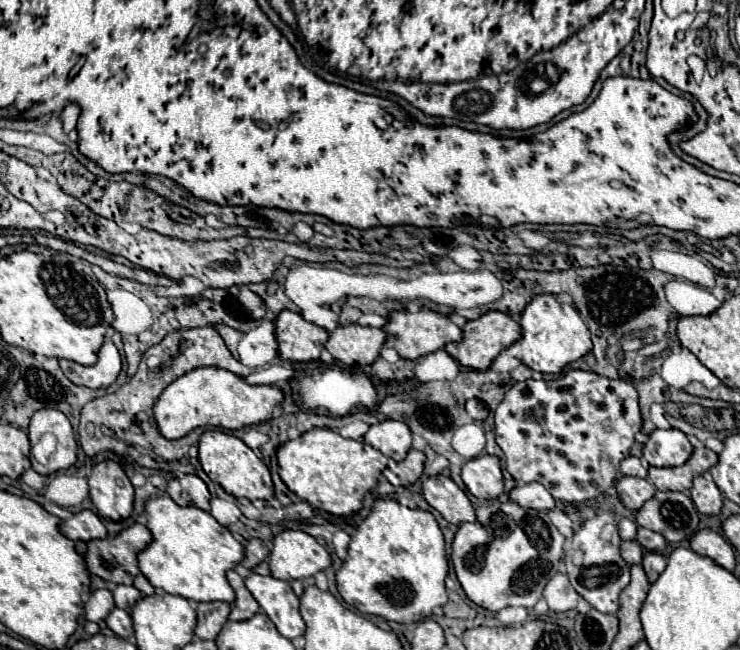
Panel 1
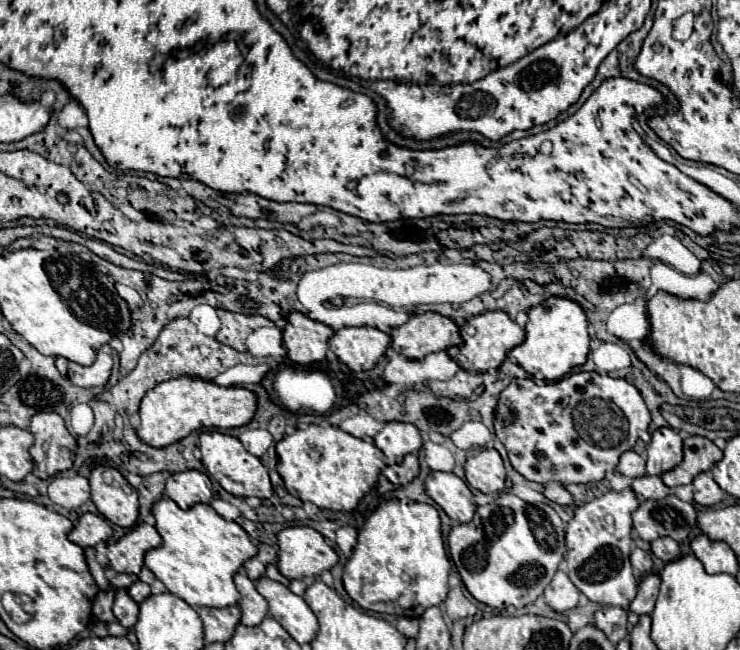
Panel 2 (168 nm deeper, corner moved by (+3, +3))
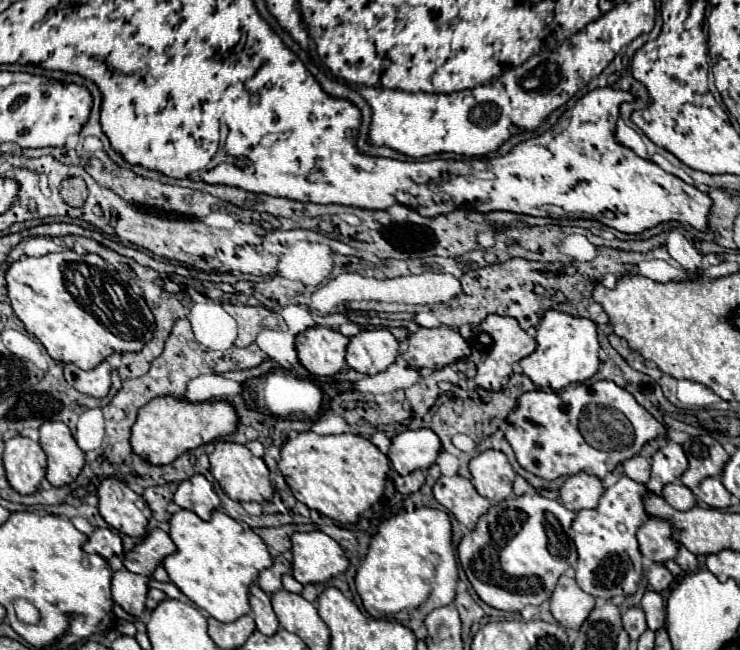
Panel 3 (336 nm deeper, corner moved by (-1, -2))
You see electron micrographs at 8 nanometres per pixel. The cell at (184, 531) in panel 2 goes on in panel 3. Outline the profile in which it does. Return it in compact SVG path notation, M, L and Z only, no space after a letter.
M180 509L170 517L170 539L176 545L176 553L168 555L166 559L162 559L162 567L166 569L170 581L200 609L208 611L214 619L222 621L222 623L232 623L242 615L250 613L250 605L248 605L248 587L256 581L258 573L266 567L272 565L272 557L264 545L264 541L248 527L244 527L242 523L234 521L232 517L228 517L224 511L214 511L210 521L202 521L198 515L194 515L192 511Z

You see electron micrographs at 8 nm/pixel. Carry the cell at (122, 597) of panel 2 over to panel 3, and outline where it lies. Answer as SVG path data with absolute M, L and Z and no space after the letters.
M126 569L122 571L116 571L114 577L112 577L112 599L132 617L142 617L146 607L144 607L144 601L146 601L146 593L148 593L148 577L142 577L142 575L134 575Z

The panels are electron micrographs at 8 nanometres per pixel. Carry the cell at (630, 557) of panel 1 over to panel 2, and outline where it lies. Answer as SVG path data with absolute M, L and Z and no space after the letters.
M634 548L634 550L632 550L630 560L632 560L632 566L634 566L638 572L642 572L642 574L646 574L646 572L650 574L652 568L654 568L654 562L652 562L650 554L646 554L646 552L640 550L640 548Z

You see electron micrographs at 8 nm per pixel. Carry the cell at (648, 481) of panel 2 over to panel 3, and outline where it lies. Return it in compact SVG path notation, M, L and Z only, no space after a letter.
M668 483L668 485L662 489L660 497L662 497L668 505L672 505L674 509L678 509L678 511L686 511L686 509L690 509L690 507L696 505L696 499L694 499L692 491L690 491L688 487L684 487L682 483Z

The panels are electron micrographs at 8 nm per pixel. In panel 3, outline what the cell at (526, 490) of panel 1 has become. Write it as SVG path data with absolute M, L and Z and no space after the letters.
M578 473L568 477L568 481L560 487L560 501L570 511L594 509L602 493L604 493L604 487L600 479L586 473Z

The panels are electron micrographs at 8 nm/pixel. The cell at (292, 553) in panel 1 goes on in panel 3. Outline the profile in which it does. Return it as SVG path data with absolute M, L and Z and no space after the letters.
M294 533L292 535L292 577L306 583L324 583L346 571L348 559L344 549L326 533Z

